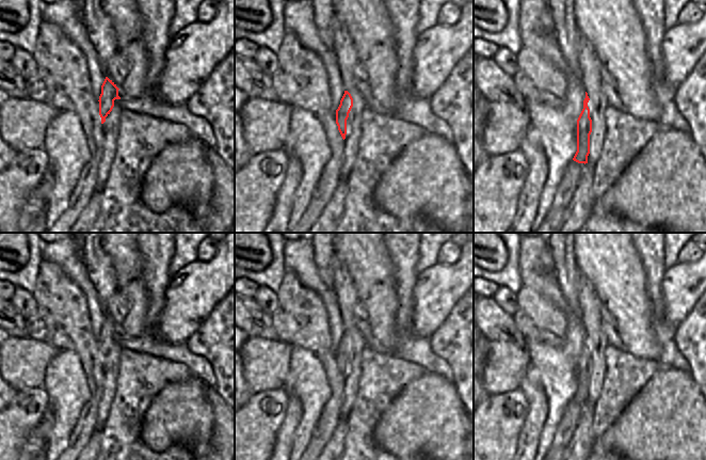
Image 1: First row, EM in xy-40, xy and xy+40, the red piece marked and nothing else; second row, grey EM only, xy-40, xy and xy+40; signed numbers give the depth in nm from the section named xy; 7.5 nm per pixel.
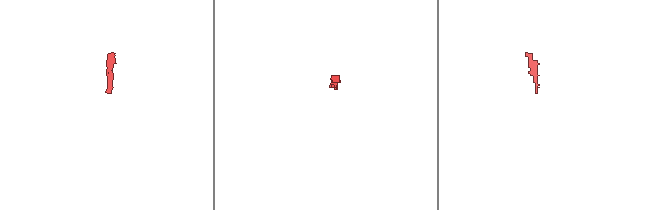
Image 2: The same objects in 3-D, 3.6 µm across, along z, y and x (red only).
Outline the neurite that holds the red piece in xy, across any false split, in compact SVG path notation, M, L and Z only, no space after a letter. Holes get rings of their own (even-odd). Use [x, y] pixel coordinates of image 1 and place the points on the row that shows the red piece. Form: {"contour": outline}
{"contour": "M344 91L344 94L340 100L340 105L336 110L336 124L343 140L346 139L347 134L347 120L352 107L353 98L348 91Z"}

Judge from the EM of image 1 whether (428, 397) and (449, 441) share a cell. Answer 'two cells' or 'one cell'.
one cell

